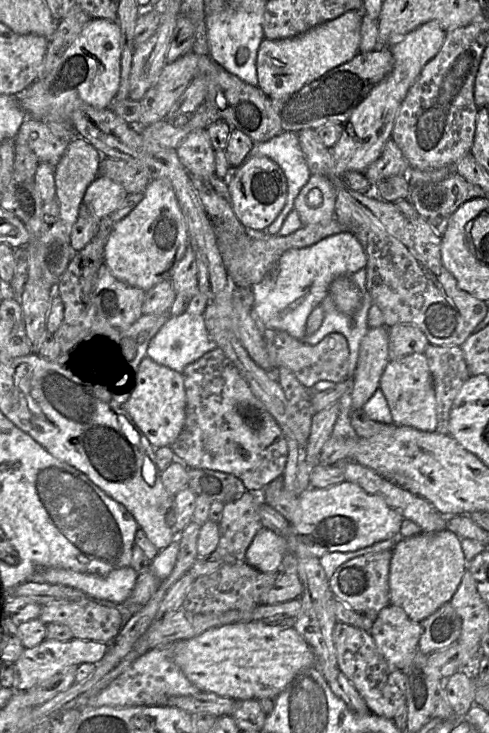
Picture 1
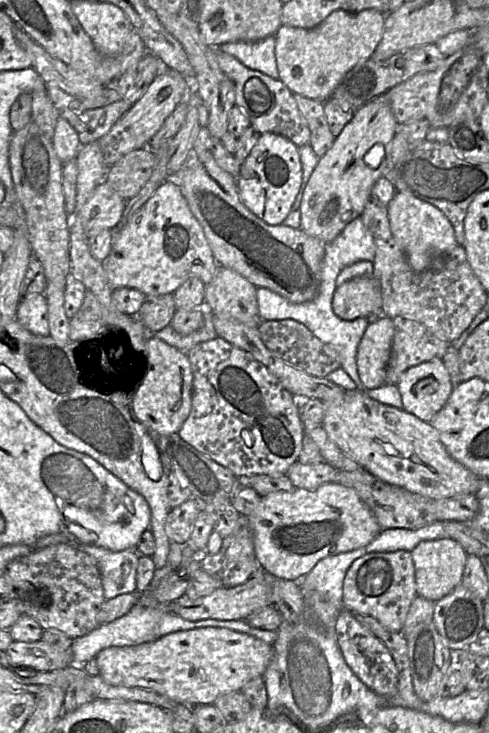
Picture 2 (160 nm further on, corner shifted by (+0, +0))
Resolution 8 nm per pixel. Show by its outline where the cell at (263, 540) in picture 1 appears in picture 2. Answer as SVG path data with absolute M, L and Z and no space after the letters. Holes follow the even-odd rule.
M329 482L316 489L294 488L277 491L261 497L256 509L247 516L253 533L254 553L259 566L272 575L299 581L316 563L331 555L355 550L370 543L382 530L372 511L359 498L355 490Z

